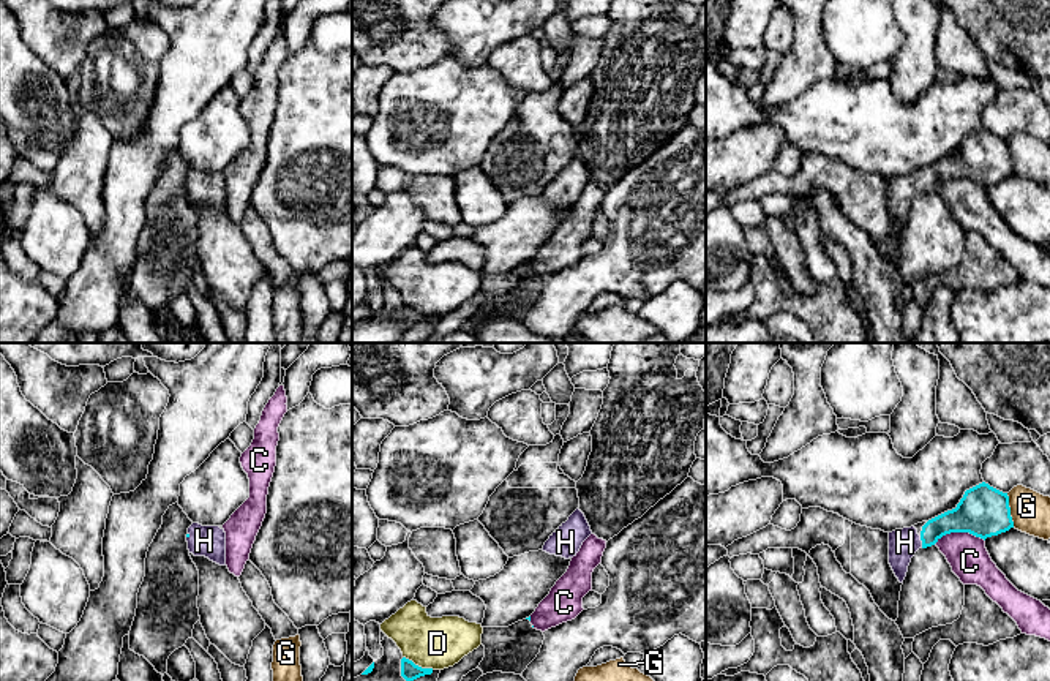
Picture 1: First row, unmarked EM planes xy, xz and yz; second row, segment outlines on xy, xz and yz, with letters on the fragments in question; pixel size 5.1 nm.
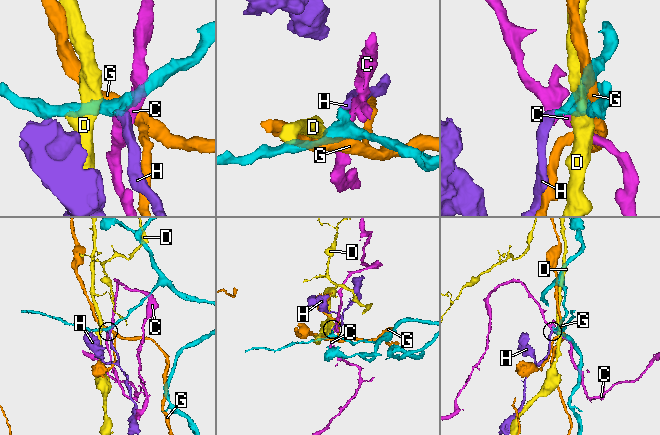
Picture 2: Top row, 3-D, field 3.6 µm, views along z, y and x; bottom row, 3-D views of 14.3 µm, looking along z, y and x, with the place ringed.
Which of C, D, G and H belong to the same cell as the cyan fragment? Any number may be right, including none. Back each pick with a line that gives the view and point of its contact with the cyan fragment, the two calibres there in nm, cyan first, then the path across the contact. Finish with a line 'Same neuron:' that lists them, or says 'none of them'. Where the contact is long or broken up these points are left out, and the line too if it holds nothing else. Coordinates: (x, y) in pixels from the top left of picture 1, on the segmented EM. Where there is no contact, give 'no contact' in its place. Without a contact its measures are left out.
H: yz (922, 542) | 140/150 nm | across yz (963, 519), (940, 525), (922, 542), (905, 542)
Same neuron: H

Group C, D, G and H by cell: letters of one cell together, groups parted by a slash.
C / D / G / H

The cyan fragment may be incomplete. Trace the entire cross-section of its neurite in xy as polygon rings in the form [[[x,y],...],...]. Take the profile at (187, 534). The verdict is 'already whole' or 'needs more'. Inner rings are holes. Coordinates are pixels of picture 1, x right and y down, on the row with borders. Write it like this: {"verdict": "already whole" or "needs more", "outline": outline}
{"verdict": "needs more", "outline": [[[193,523],[186,534],[188,550],[194,556],[226,566],[226,532],[219,526],[202,526]]]}

